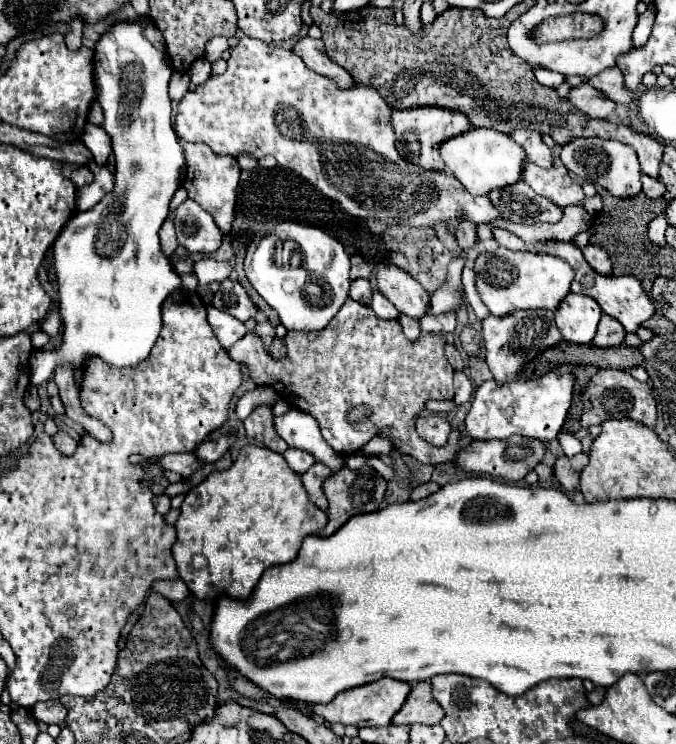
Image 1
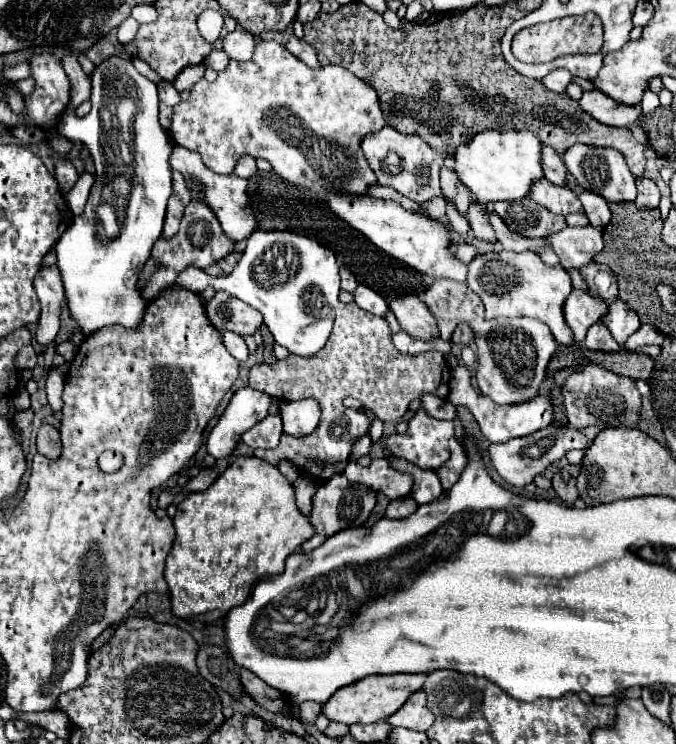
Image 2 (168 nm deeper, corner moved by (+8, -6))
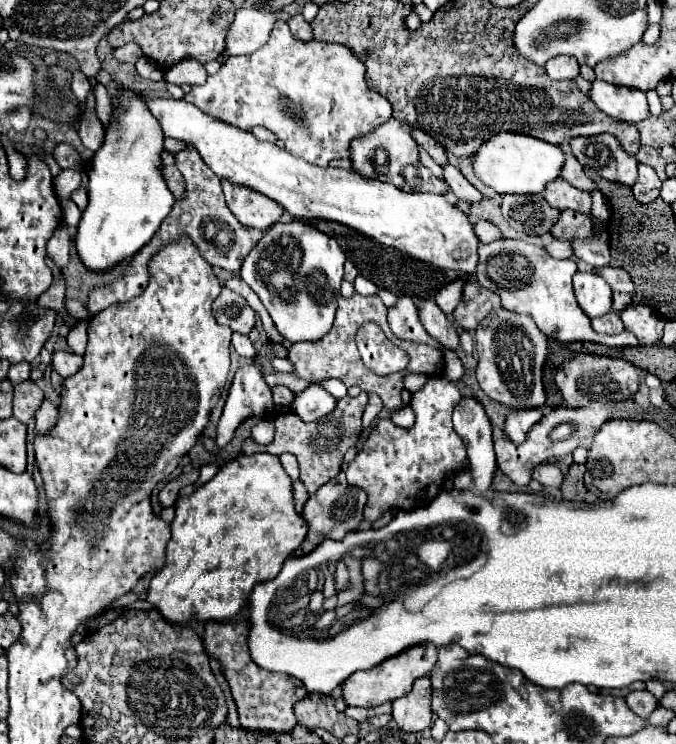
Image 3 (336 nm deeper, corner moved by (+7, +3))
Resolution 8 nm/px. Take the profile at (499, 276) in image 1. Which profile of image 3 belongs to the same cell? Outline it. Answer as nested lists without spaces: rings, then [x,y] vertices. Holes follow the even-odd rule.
[[[497,239],[487,245],[479,245],[479,263],[475,269],[475,281],[497,293],[501,297],[501,305],[509,311],[527,313],[535,319],[537,327],[549,337],[559,343],[573,343],[573,341],[593,341],[603,343],[609,347],[637,346],[637,337],[631,332],[623,331],[619,335],[599,335],[591,329],[589,317],[581,313],[573,287],[571,277],[575,275],[577,265],[573,259],[553,259],[547,255],[543,247],[527,245],[515,239]]]

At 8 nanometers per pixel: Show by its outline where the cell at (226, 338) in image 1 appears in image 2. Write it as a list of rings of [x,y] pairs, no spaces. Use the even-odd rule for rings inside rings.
[[[220,330],[220,332],[222,332],[222,340],[224,340],[224,346],[228,348],[228,352],[240,362],[248,360],[248,348],[246,348],[244,338],[234,334],[234,332],[230,332],[230,330]]]

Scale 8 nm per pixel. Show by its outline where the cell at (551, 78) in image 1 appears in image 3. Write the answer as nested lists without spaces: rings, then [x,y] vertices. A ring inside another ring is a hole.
[[[567,55],[549,59],[545,69],[547,69],[547,75],[551,79],[573,79],[573,77],[579,75],[579,63],[577,63],[577,59],[567,57]]]

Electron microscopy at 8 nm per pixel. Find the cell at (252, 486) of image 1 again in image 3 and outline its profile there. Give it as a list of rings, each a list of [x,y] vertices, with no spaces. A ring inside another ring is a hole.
[[[255,453],[255,455],[239,455],[233,461],[227,461],[225,465],[219,467],[217,475],[207,481],[205,485],[201,485],[199,489],[195,489],[195,493],[189,499],[177,499],[175,503],[175,519],[171,521],[171,541],[167,543],[167,561],[163,565],[163,569],[151,579],[149,585],[149,593],[147,593],[147,601],[151,601],[167,621],[171,623],[187,623],[191,619],[197,621],[217,621],[217,619],[229,619],[233,617],[247,601],[247,595],[251,593],[251,589],[261,583],[261,581],[269,581],[273,579],[281,567],[283,561],[301,545],[303,537],[307,535],[307,523],[305,519],[295,511],[293,507],[293,493],[291,493],[291,477],[285,473],[279,457],[269,455],[269,453]]]

